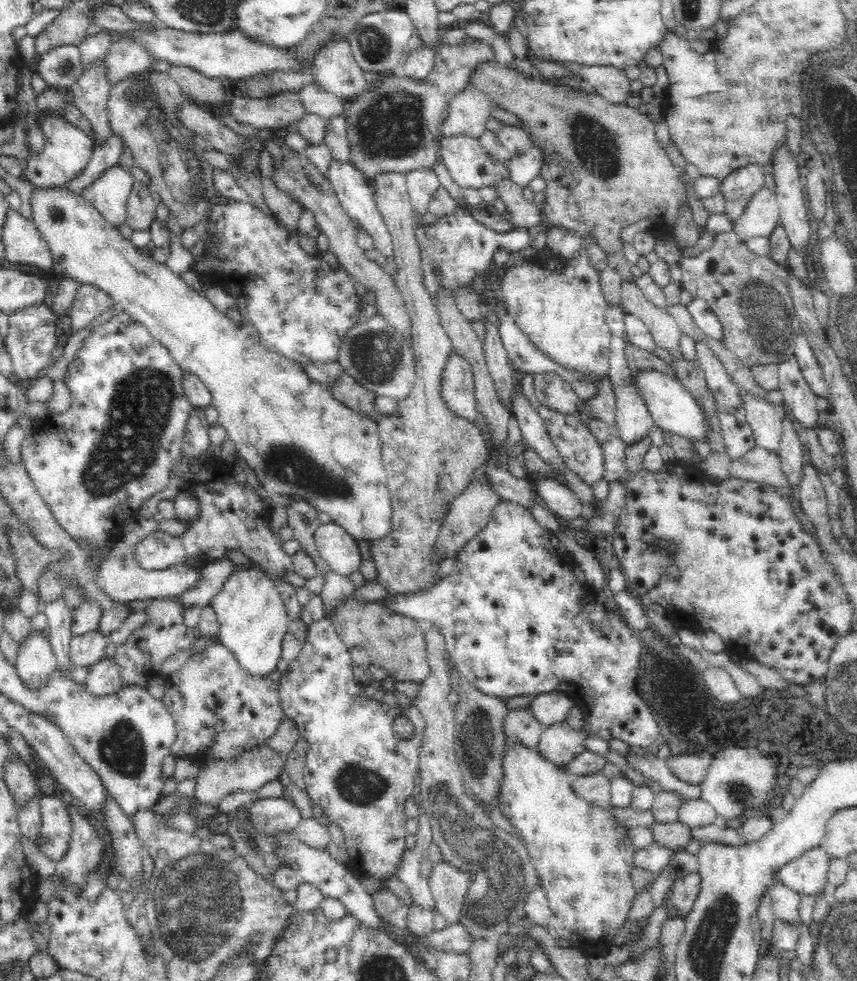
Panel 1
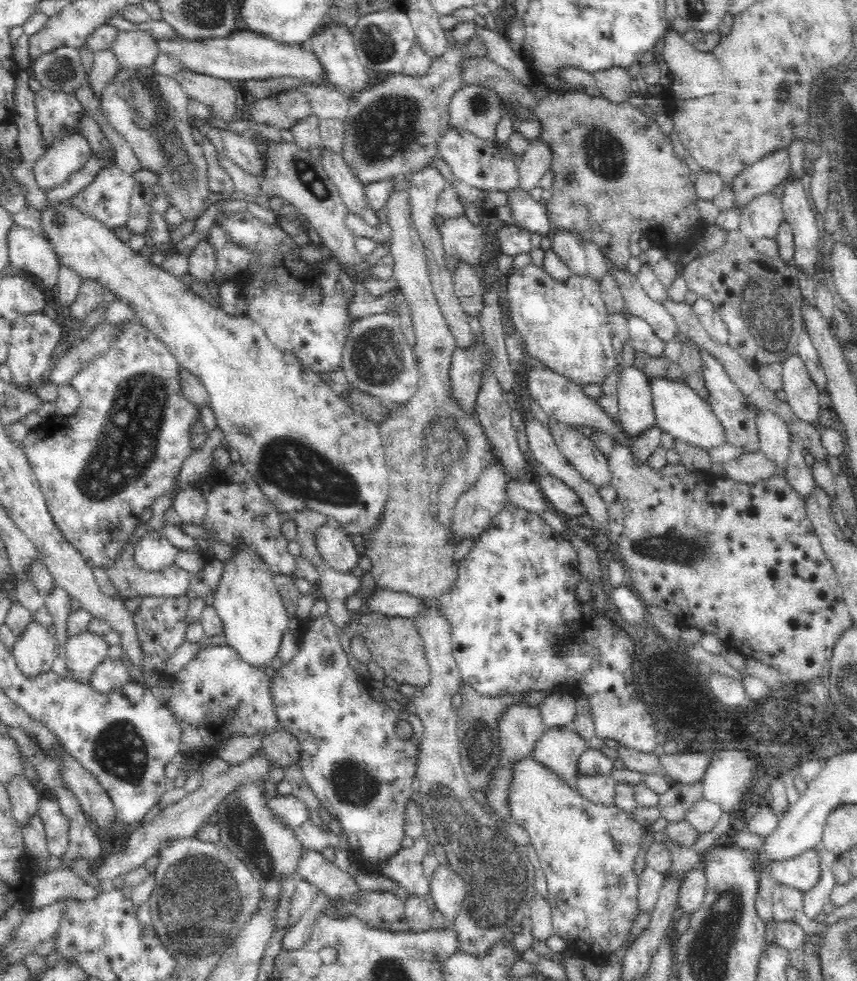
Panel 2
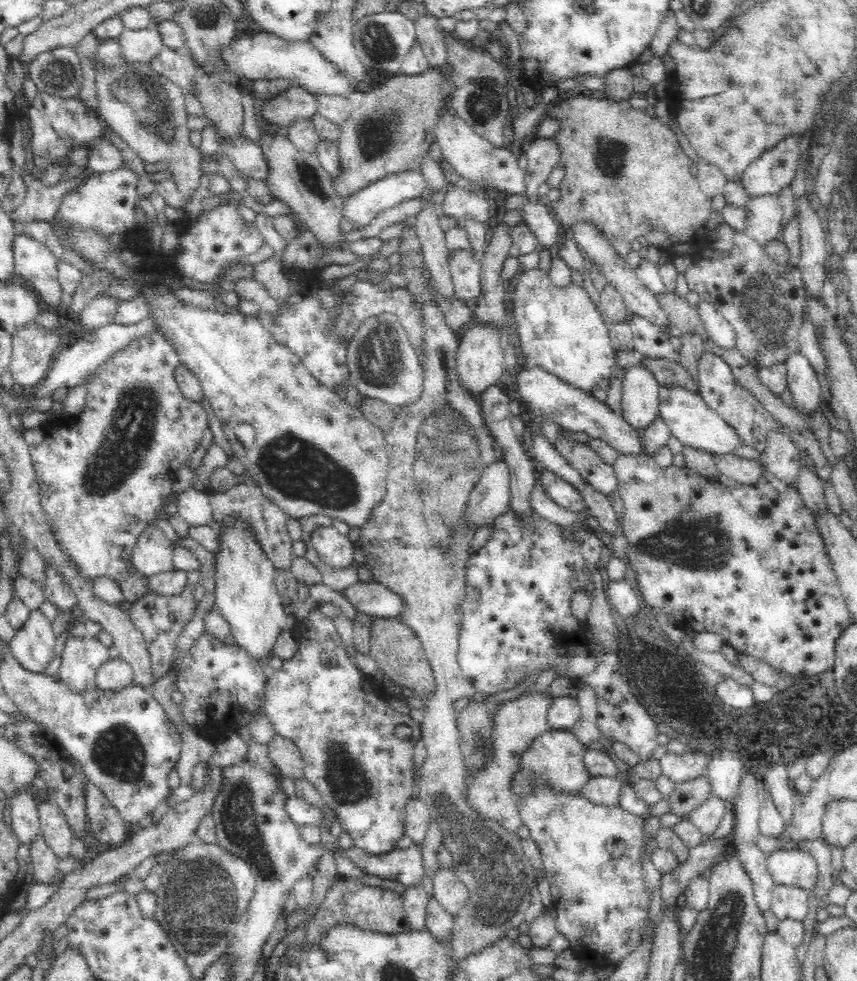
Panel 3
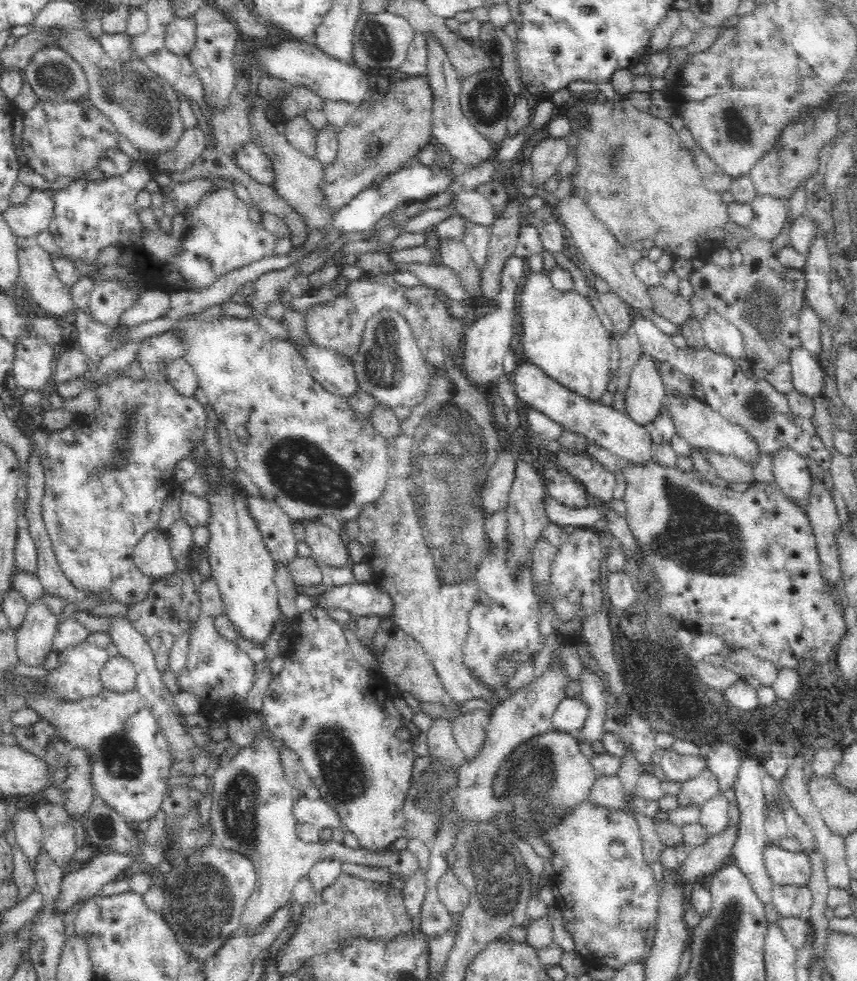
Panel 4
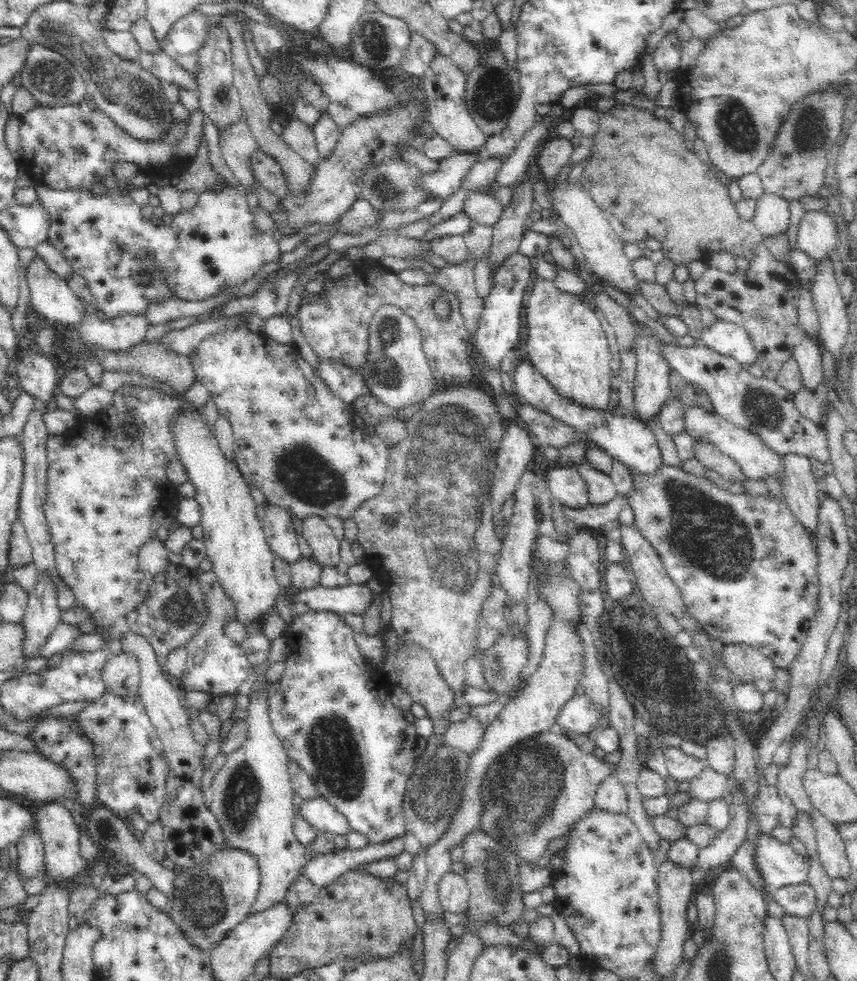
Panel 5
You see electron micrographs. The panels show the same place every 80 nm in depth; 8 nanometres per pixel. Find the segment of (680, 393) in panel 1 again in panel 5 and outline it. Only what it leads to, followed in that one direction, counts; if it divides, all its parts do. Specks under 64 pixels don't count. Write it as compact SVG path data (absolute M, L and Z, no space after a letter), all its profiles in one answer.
M682 404L681 407L683 431L692 438L693 442L707 442L714 445L723 455L731 456L742 467L746 478L753 480L762 480L766 476L777 478L781 455L766 448L759 436L752 434L748 429L732 424L714 411L704 409L702 405Z

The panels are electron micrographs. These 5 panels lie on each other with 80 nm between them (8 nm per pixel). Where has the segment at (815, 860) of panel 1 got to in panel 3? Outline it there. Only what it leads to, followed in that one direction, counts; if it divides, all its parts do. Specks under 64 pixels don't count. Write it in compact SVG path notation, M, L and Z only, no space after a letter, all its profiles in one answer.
M774 850L767 857L767 869L775 884L792 885L809 891L817 881L819 868L810 851Z

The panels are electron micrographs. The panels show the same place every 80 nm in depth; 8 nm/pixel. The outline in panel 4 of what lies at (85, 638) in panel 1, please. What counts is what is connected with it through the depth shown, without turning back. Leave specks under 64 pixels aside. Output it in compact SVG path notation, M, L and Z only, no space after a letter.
M88 640L66 646L59 654L55 669L44 677L50 687L48 695L77 699L98 694L103 688L99 672L109 660L106 648Z

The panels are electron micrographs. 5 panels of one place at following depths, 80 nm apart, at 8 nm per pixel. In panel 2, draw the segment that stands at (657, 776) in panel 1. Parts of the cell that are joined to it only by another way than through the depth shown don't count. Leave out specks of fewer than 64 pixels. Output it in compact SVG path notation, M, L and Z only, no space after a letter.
M618 745L618 756L623 760L626 768L633 770L634 772L639 772L643 776L656 774L660 778L664 778L670 787L677 786L680 784L678 781L673 780L664 765L660 762L659 751L652 753L643 753L626 746Z

